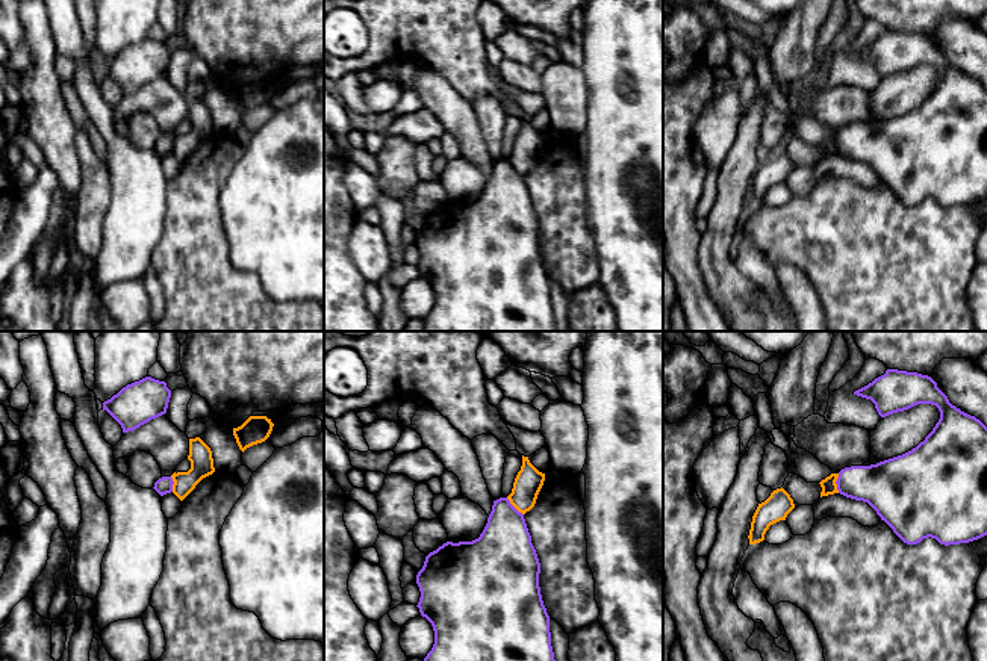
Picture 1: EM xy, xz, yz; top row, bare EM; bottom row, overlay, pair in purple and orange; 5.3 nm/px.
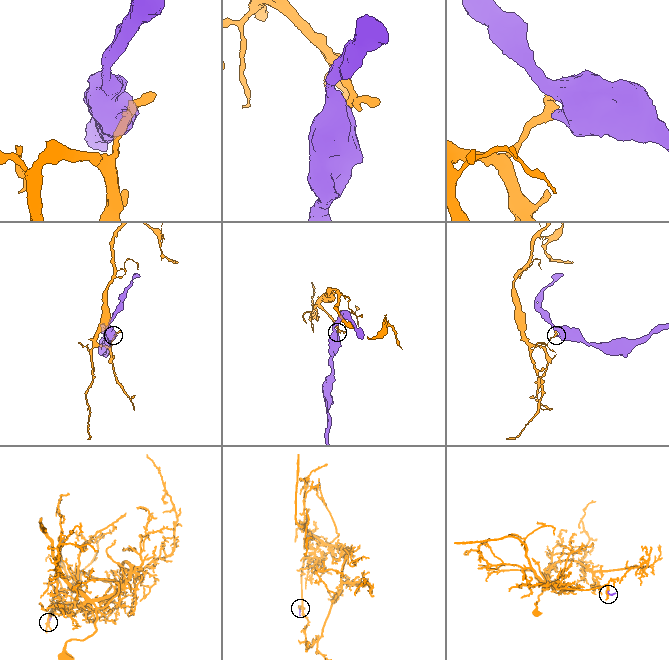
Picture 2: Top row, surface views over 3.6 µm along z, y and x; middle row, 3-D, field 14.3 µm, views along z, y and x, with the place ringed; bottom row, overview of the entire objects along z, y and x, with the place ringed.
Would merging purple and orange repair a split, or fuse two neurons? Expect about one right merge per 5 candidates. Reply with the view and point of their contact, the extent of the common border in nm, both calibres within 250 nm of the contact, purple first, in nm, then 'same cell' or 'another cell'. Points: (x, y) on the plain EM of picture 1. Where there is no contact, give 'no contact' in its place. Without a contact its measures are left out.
meets purple in yz at (836, 144); contact 100 nm long; 240 nm thick on the purple side, 80 nm on the other; another cell

